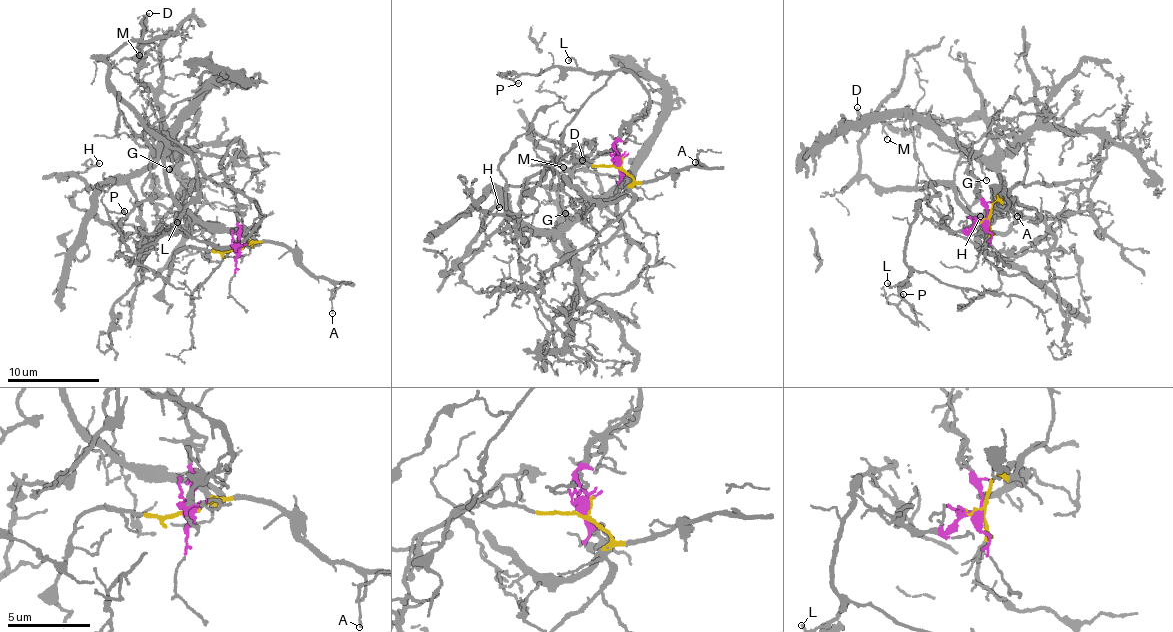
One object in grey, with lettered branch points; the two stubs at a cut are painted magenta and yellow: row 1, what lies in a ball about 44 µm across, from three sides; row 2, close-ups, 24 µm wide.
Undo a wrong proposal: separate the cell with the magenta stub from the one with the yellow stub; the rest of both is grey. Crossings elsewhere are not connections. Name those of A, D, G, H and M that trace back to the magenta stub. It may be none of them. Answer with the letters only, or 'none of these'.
D, G, H, M

